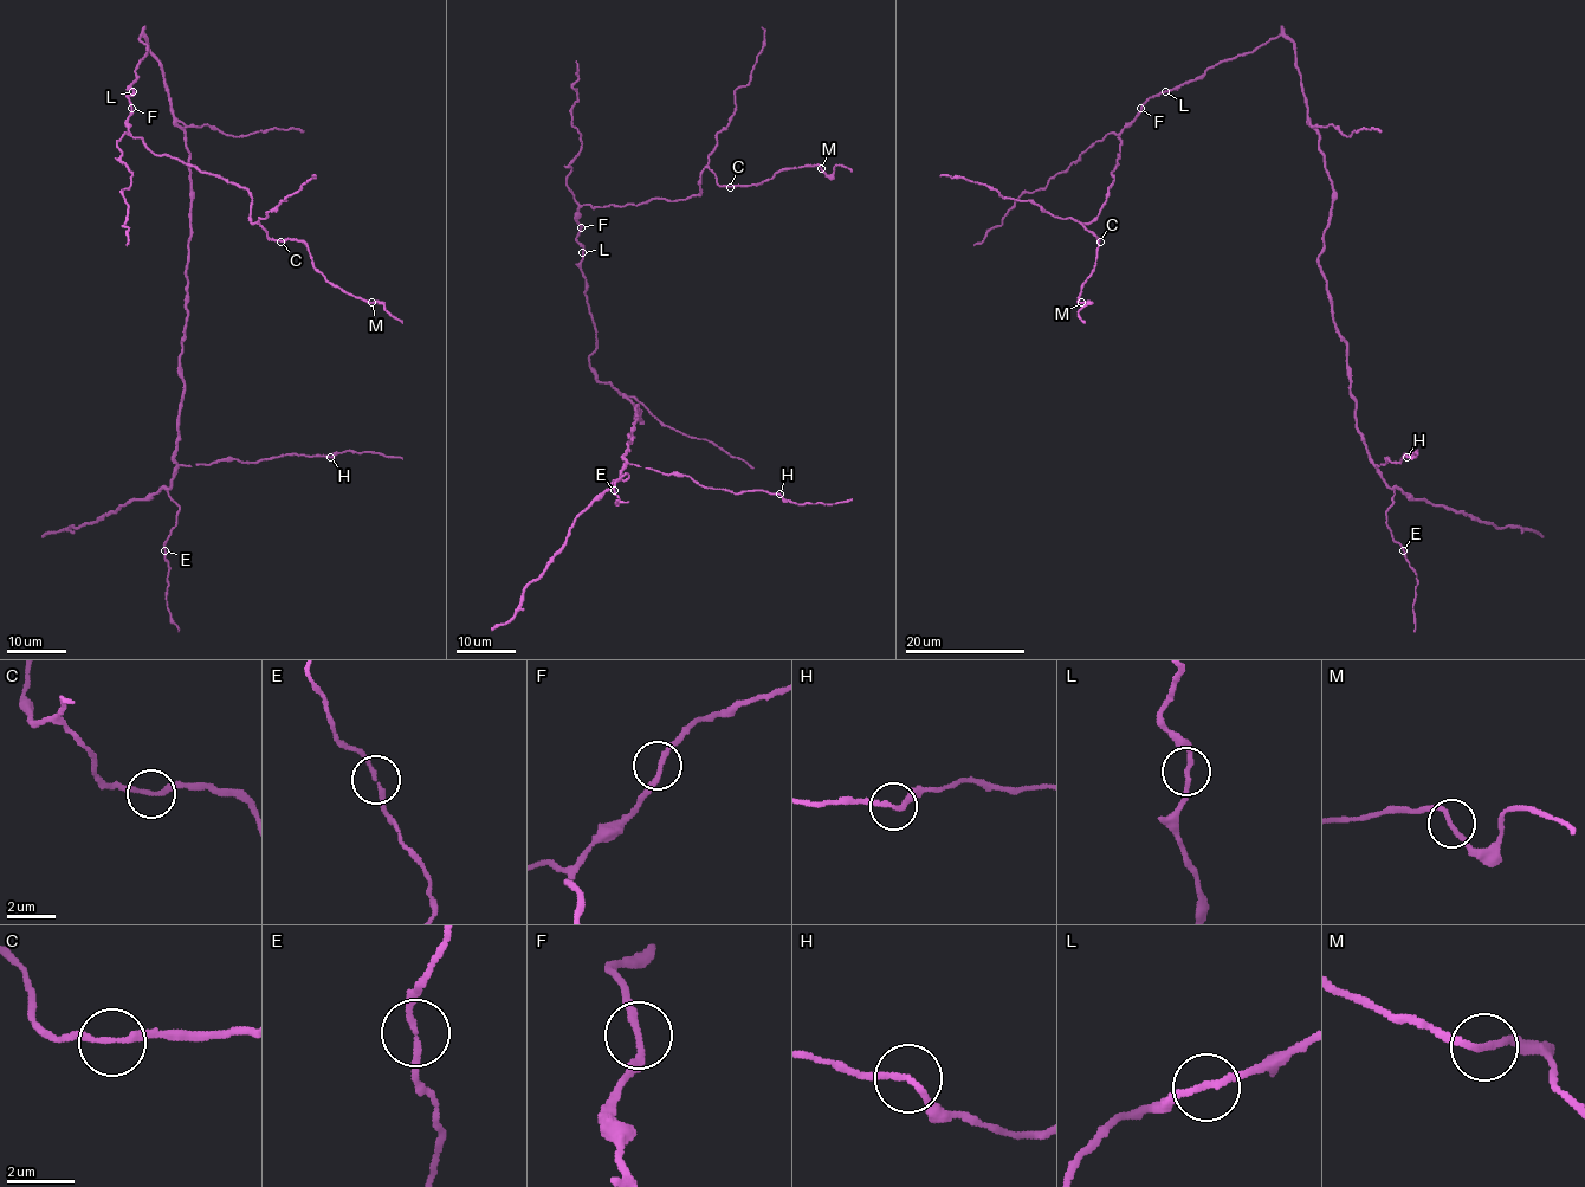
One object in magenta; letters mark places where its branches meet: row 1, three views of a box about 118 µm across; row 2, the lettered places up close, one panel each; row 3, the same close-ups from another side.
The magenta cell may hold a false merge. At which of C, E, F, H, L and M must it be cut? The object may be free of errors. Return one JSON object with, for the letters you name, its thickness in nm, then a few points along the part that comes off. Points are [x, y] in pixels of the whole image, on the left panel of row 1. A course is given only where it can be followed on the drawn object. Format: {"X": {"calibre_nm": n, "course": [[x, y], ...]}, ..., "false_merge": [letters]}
{"false_merge": []}

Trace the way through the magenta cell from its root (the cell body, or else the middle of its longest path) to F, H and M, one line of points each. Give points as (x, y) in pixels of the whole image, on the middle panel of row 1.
F: (614, 388), (599, 382), (590, 369), (596, 330), (584, 292), (582, 246), (576, 240), (581, 227)
H: (614, 388), (641, 420), (641, 412), (636, 405), (622, 456), (629, 463), (689, 475), (710, 489), (780, 495)
M: (614, 388), (590, 369), (596, 330), (576, 211), (685, 200), (700, 193), (705, 167), (724, 187), (821, 168)

